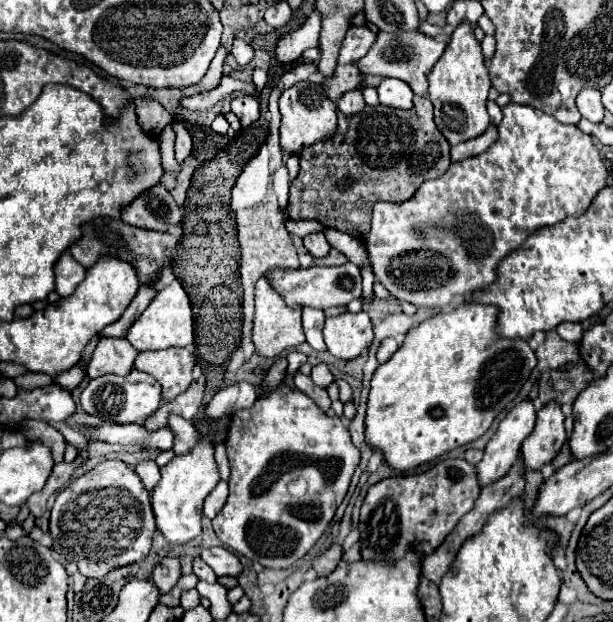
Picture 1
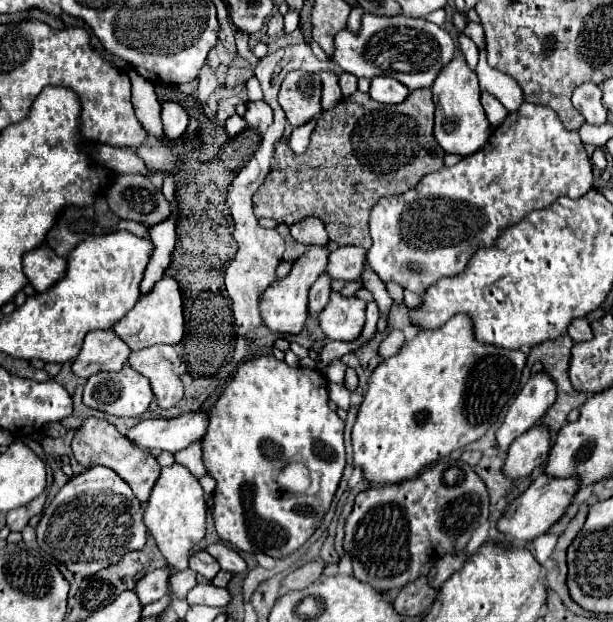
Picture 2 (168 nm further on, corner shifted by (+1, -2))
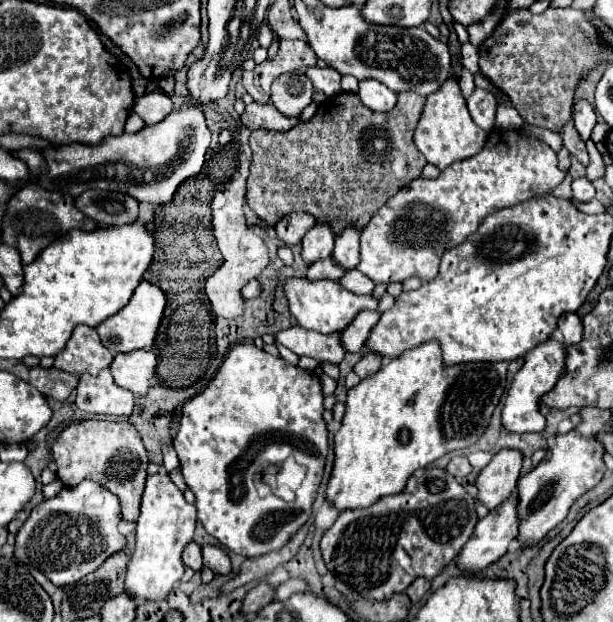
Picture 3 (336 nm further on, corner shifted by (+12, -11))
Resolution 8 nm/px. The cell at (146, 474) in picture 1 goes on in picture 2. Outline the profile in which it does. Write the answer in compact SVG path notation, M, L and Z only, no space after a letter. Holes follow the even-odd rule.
M93 416L83 420L83 424L75 430L71 448L73 448L73 456L77 458L79 464L83 464L85 468L101 464L101 466L115 470L131 486L131 490L135 492L135 496L139 498L141 504L145 504L149 500L149 494L159 478L161 466L157 464L155 456L149 450L145 452L143 448L135 446L129 438L119 434L113 424L109 424L107 420L101 420L101 418L93 418Z

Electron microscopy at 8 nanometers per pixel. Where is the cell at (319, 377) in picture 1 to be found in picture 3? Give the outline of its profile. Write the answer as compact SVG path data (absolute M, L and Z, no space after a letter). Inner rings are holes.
M360 311L356 315L356 319L342 331L340 343L342 343L344 351L360 353L372 327L378 323L378 319L380 319L380 315L376 311Z

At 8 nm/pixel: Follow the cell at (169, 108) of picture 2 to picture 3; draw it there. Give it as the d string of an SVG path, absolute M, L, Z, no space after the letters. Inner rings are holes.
M148 93L134 103L134 113L138 113L146 125L158 125L172 113L174 105L166 93Z

